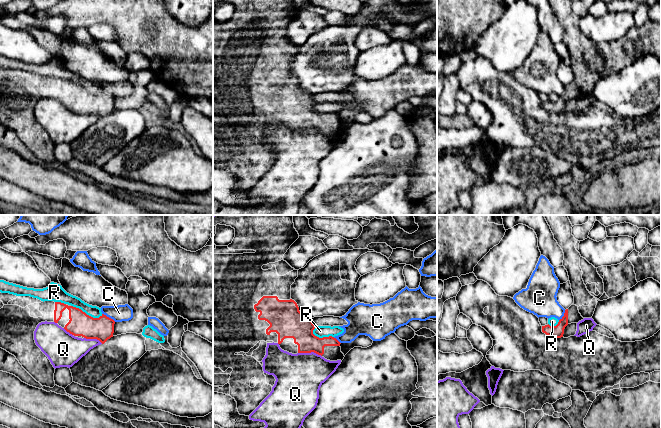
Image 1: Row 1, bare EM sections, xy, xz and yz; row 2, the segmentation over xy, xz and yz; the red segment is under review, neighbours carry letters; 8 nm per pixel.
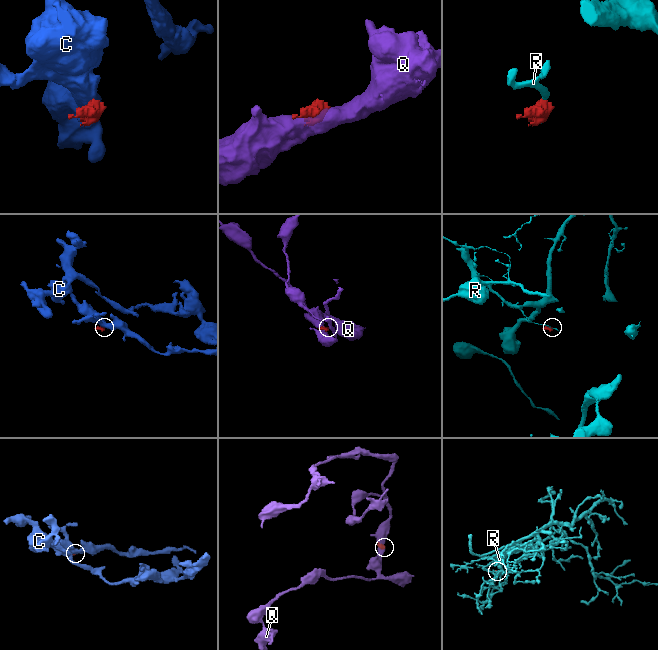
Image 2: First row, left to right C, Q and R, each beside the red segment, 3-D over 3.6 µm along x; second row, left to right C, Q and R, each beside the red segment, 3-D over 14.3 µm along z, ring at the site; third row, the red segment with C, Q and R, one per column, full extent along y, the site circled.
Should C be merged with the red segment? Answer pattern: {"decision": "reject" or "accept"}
{"decision": "reject"}

